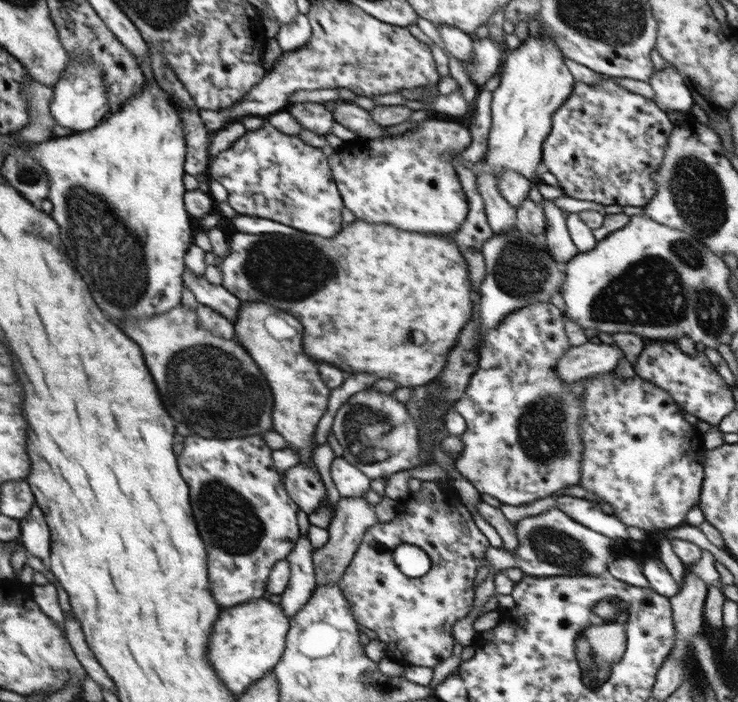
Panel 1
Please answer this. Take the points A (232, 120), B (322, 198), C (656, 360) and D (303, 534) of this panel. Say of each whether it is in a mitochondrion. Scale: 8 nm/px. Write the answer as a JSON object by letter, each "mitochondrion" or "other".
{"A":"other","B":"other","C":"other","D":"other"}

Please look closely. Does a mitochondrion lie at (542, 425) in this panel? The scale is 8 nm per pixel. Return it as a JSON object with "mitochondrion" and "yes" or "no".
{"mitochondrion":"yes"}

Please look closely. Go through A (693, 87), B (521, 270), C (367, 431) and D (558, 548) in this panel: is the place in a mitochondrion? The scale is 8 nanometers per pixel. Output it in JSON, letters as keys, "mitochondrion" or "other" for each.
{"A":"other","B":"mitochondrion","C":"mitochondrion","D":"mitochondrion"}

